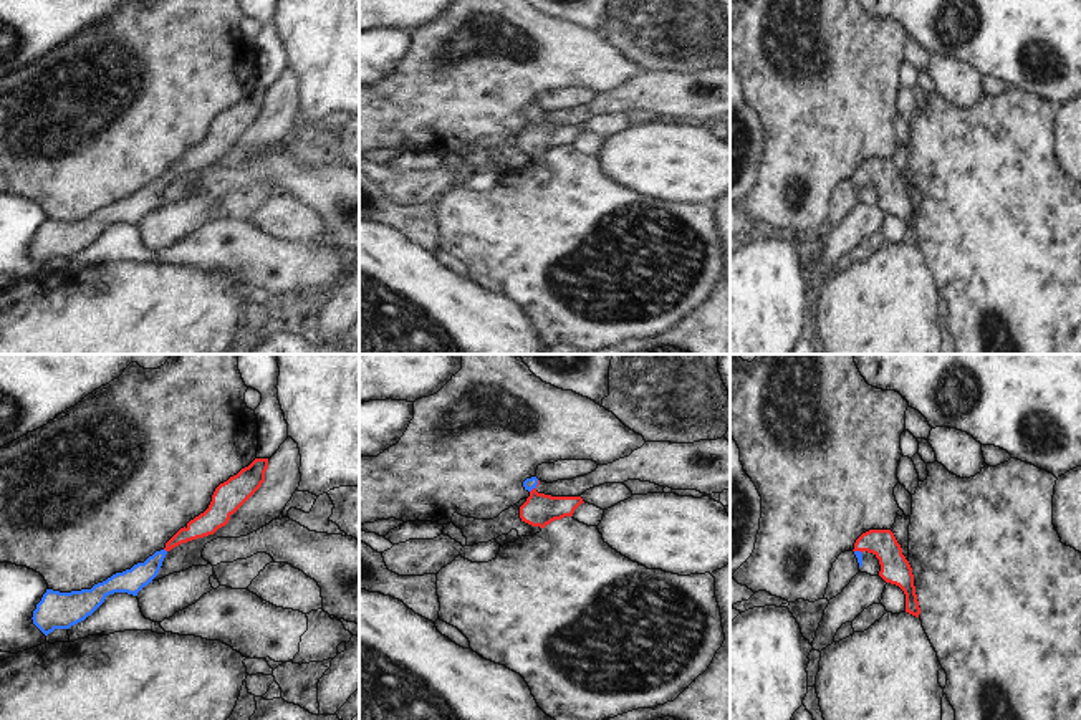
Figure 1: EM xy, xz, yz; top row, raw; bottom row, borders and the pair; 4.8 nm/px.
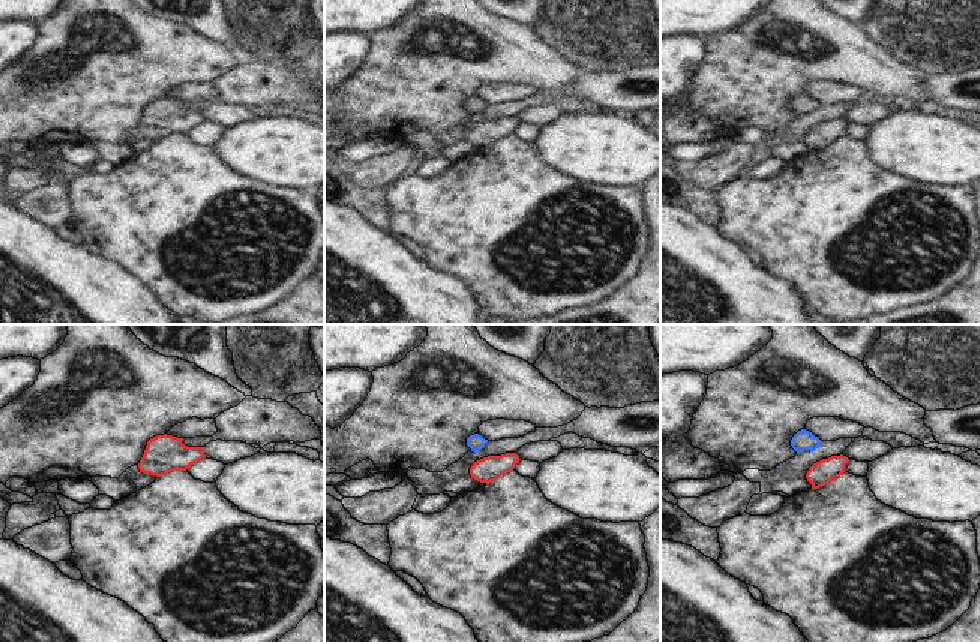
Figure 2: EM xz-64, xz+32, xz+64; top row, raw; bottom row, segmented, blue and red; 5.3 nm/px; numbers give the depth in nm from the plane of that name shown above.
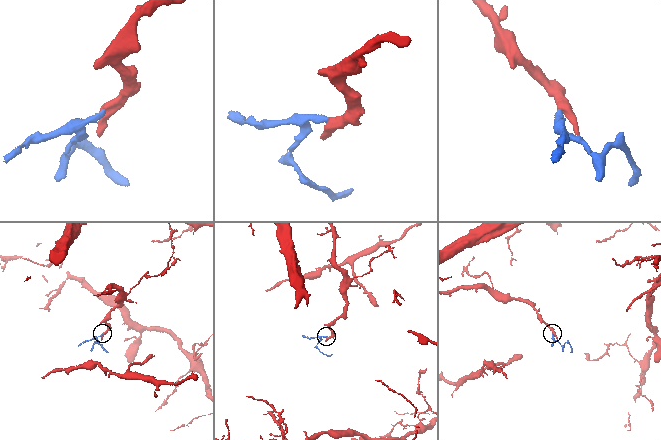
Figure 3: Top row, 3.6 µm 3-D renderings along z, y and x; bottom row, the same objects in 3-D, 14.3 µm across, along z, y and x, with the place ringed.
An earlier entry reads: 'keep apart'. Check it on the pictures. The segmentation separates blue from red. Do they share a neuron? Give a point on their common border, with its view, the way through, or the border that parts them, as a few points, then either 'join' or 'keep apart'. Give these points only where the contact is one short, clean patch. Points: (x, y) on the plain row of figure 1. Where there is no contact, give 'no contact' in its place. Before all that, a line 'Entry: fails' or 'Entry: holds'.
Entry: fails
xz (535, 116) | across xz (528, 113), (535, 116), (538, 110) | join

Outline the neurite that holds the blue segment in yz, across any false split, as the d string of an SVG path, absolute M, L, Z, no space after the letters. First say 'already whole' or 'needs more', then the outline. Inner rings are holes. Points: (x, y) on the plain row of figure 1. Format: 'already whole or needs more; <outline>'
needs more; M869 159L862 162L854 172L854 184L859 197L862 195L862 182L872 182L881 194L879 205L891 214L899 215L906 223L906 242L919 247L920 237L914 215L914 204L909 190L902 184L891 159Z

